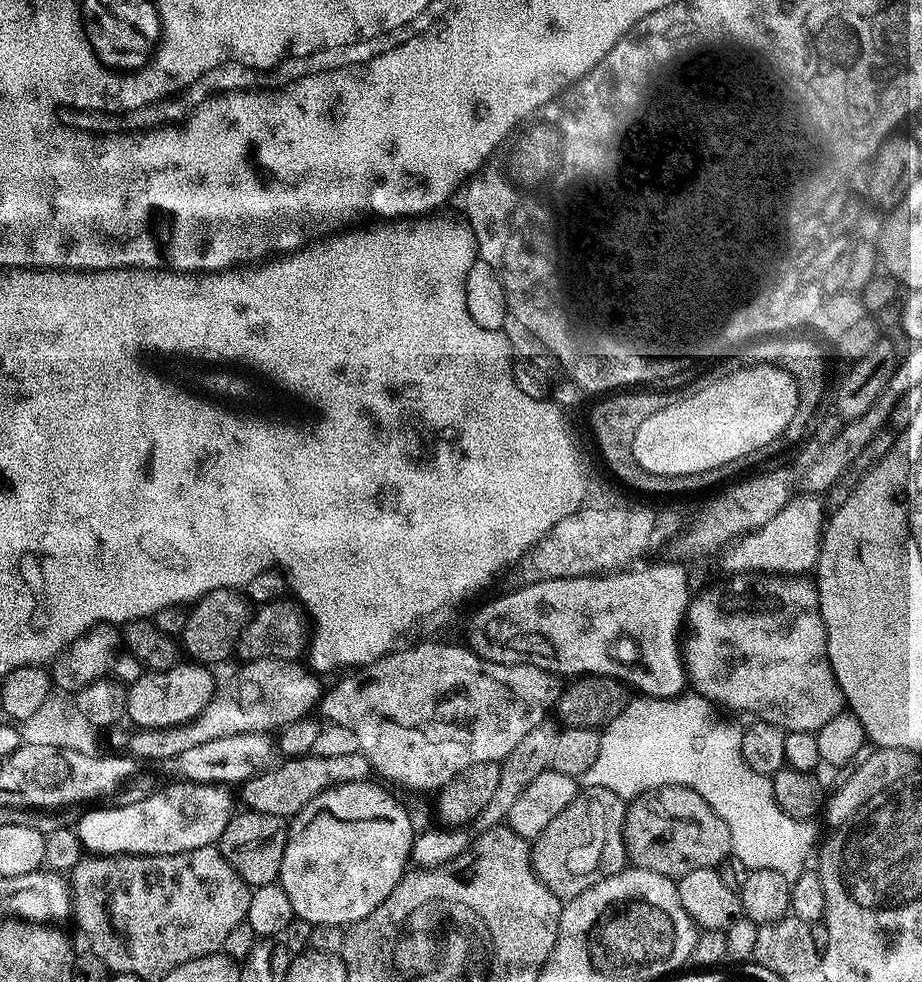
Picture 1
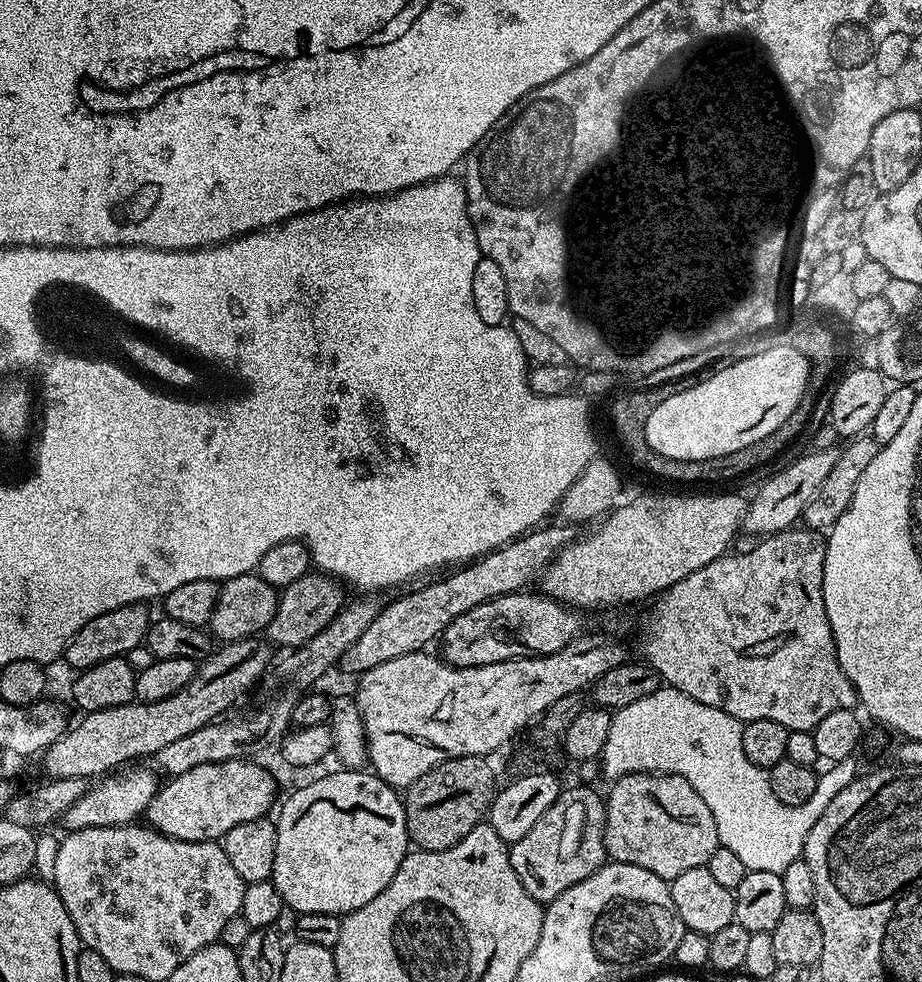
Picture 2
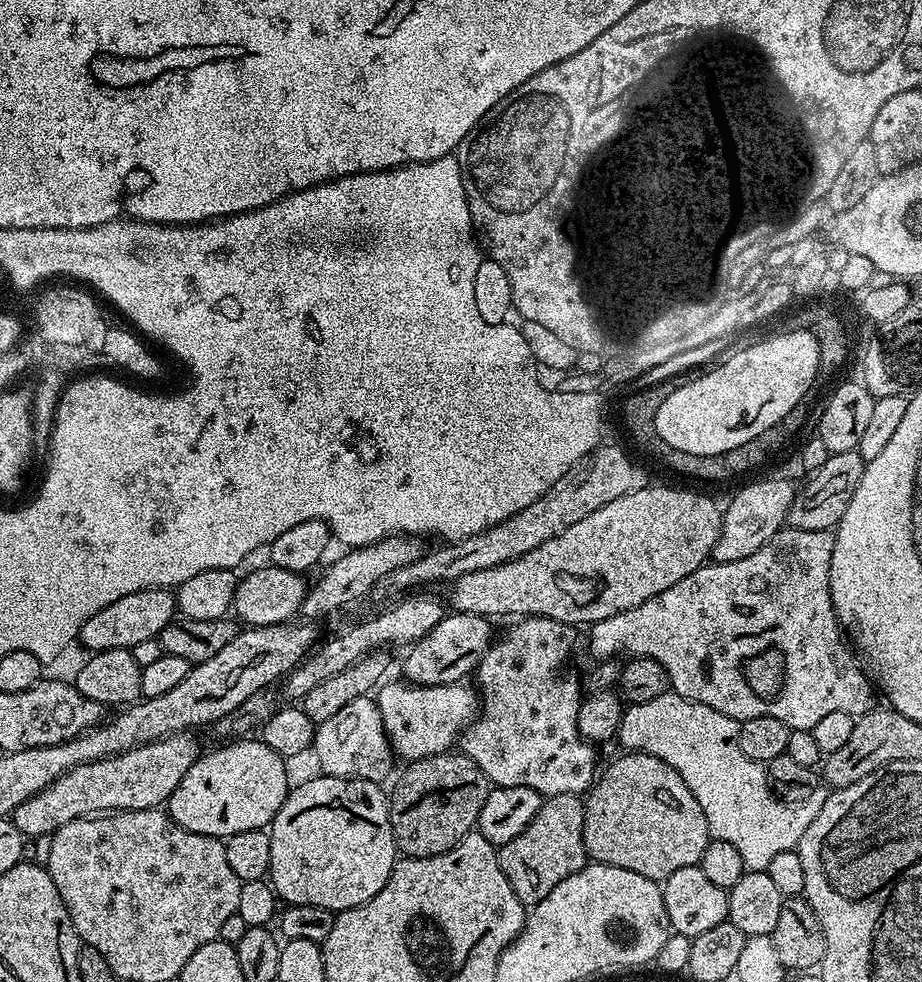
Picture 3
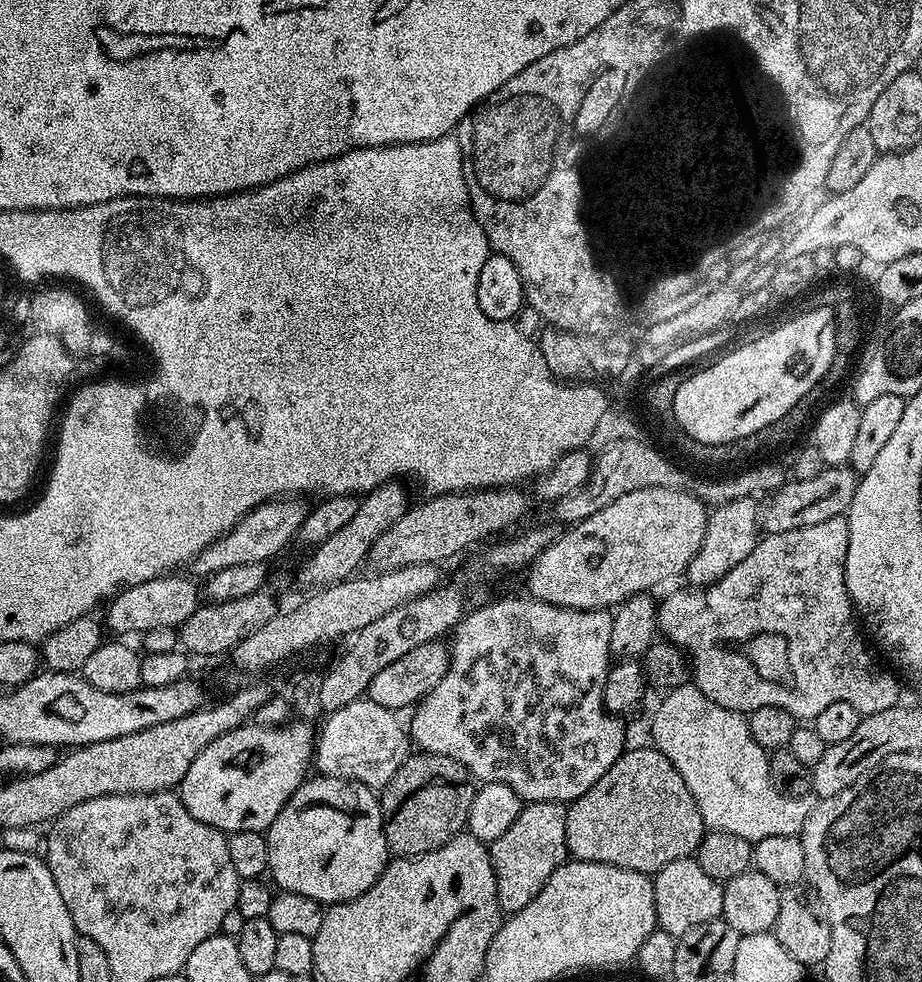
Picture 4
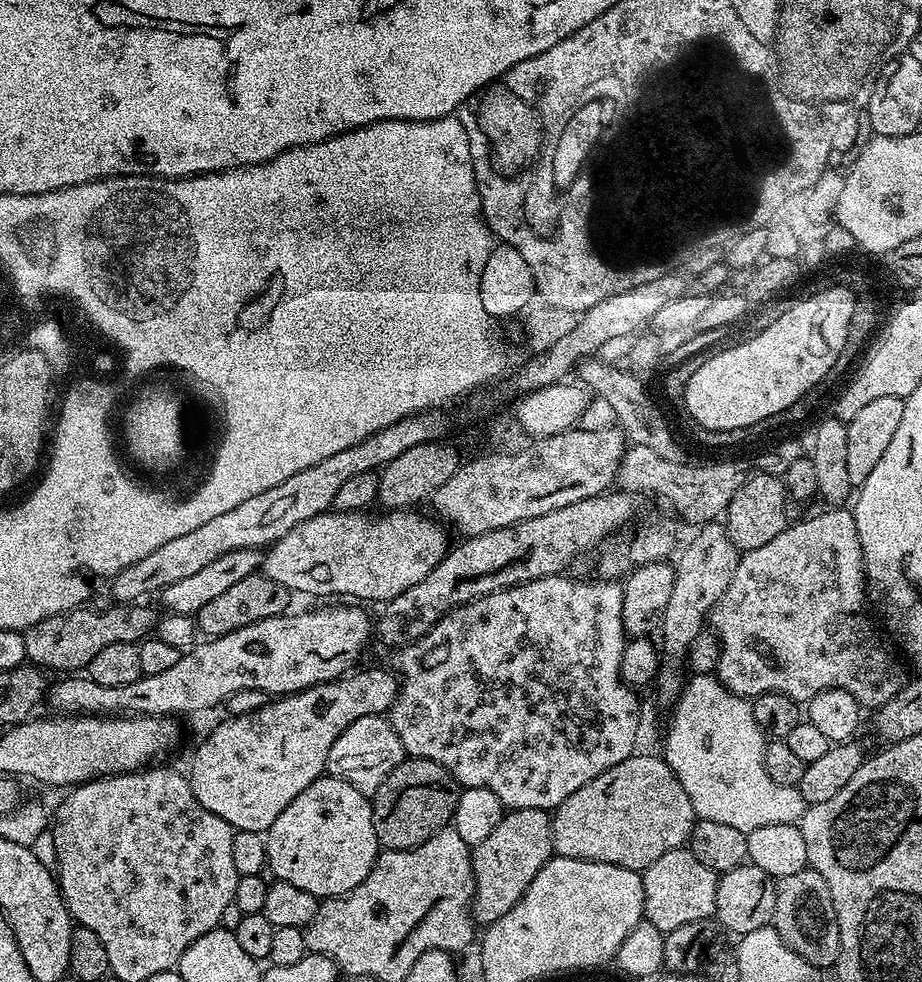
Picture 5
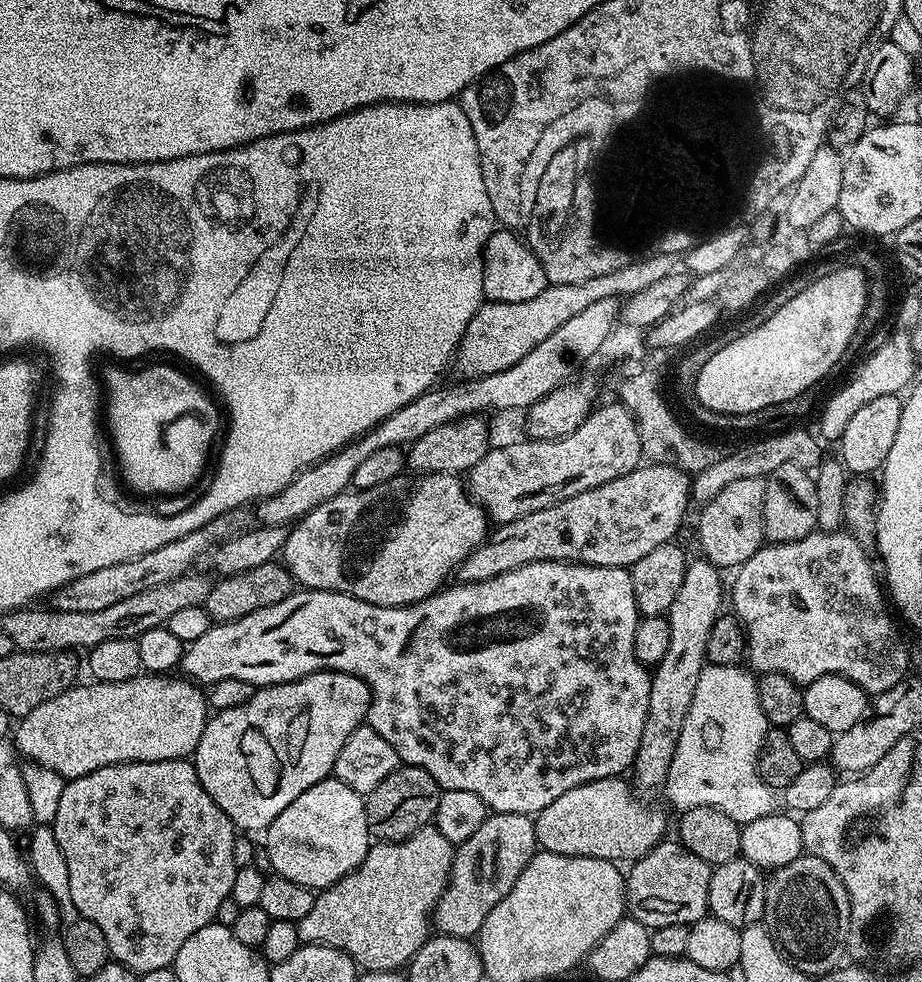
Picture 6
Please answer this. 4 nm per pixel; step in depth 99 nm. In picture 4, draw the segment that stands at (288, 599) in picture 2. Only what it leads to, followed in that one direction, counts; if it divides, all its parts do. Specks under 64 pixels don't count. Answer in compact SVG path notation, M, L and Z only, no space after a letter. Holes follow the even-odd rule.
M509 486L506 488L478 488L470 492L443 492L441 496L428 496L424 498L424 501L421 504L413 503L411 507L409 507L408 511L402 514L402 518L398 518L398 522L394 522L394 526L390 526L390 530L386 530L376 539L374 542L374 546L370 546L370 550L368 551L368 559L366 561L367 567L372 567L369 569L375 570L376 572L389 572L390 570L394 570L395 568L400 568L404 564L434 564L439 565L441 563L440 560L448 560L451 556L456 556L459 554L463 548L468 548L471 544L476 544L479 540L487 541L489 538L495 537L497 534L495 532L500 532L503 530L507 524L512 524L516 519L519 518L520 515L524 512L524 507L527 506L528 500L526 497L520 493L521 489L516 486Z

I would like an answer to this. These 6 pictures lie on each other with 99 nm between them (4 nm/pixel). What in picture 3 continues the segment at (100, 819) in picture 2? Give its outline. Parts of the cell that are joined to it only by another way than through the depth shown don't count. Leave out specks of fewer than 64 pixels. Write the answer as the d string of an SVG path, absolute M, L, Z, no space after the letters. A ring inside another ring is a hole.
M191 731L175 732L173 736L140 744L117 756L107 756L82 766L74 766L38 794L26 798L12 812L10 821L25 838L48 838L66 826L66 822L74 822L83 816L167 805L174 790L178 790L178 782L186 778L186 770L190 770L190 766L194 766L202 754L200 740L196 736L199 735Z

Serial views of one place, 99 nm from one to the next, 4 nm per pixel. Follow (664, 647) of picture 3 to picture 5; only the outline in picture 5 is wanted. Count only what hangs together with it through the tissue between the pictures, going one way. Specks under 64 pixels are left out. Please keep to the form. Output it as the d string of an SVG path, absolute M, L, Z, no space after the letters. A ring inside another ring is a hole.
M825 507L825 512L820 512L817 516L808 516L805 520L789 523L778 538L766 542L766 546L758 546L758 550L750 550L743 553L734 570L734 578L730 578L730 586L726 586L726 594L718 598L718 602L712 608L710 617L711 631L715 632L720 640L720 661L716 667L715 675L720 683L725 684L735 696L751 698L761 696L767 692L777 692L786 694L794 698L797 702L807 702L812 700L822 690L831 688L841 688L850 694L860 703L861 709L875 710L882 707L898 690L902 690L906 683L904 668L896 661L896 656L880 641L880 636L876 633L876 628L872 625L872 620L868 617L870 613L870 601L866 595L866 577L864 574L864 559L862 558L862 546L858 542L858 526L856 517L847 507Z

